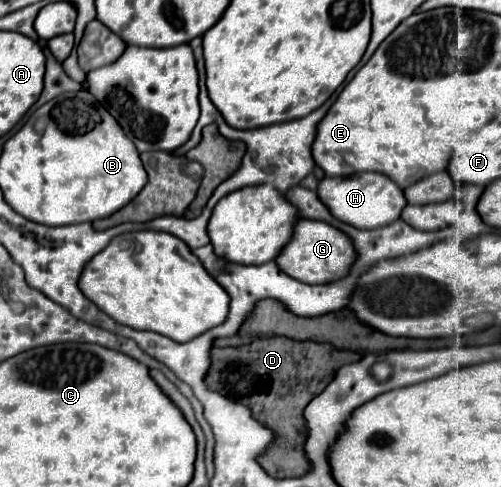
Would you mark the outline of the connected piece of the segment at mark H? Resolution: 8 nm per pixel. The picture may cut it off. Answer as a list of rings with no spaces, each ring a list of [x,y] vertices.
[[[363,172],[349,178],[323,178],[319,182],[317,194],[321,202],[329,206],[331,214],[337,220],[365,230],[373,230],[377,226],[387,226],[389,222],[395,222],[407,206],[403,190],[391,178],[379,172]]]

